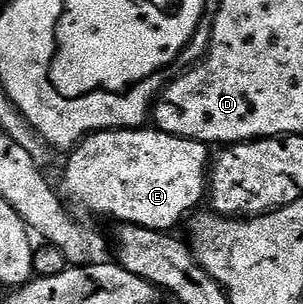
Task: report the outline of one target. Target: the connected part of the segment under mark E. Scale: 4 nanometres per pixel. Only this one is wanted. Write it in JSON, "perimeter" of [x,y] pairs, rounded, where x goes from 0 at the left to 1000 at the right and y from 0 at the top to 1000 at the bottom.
{"perimeter":[[[502,414],[370,421],[356,434],[310,434],[281,447],[221,513],[211,582],[201,586],[198,605],[191,602],[208,655],[241,688],[267,684],[304,711],[360,711],[396,737],[452,737],[525,763],[578,753],[578,737],[607,707],[617,714],[637,691],[663,681],[660,655],[677,655],[686,625],[690,477],[611,447],[548,441]]]}

